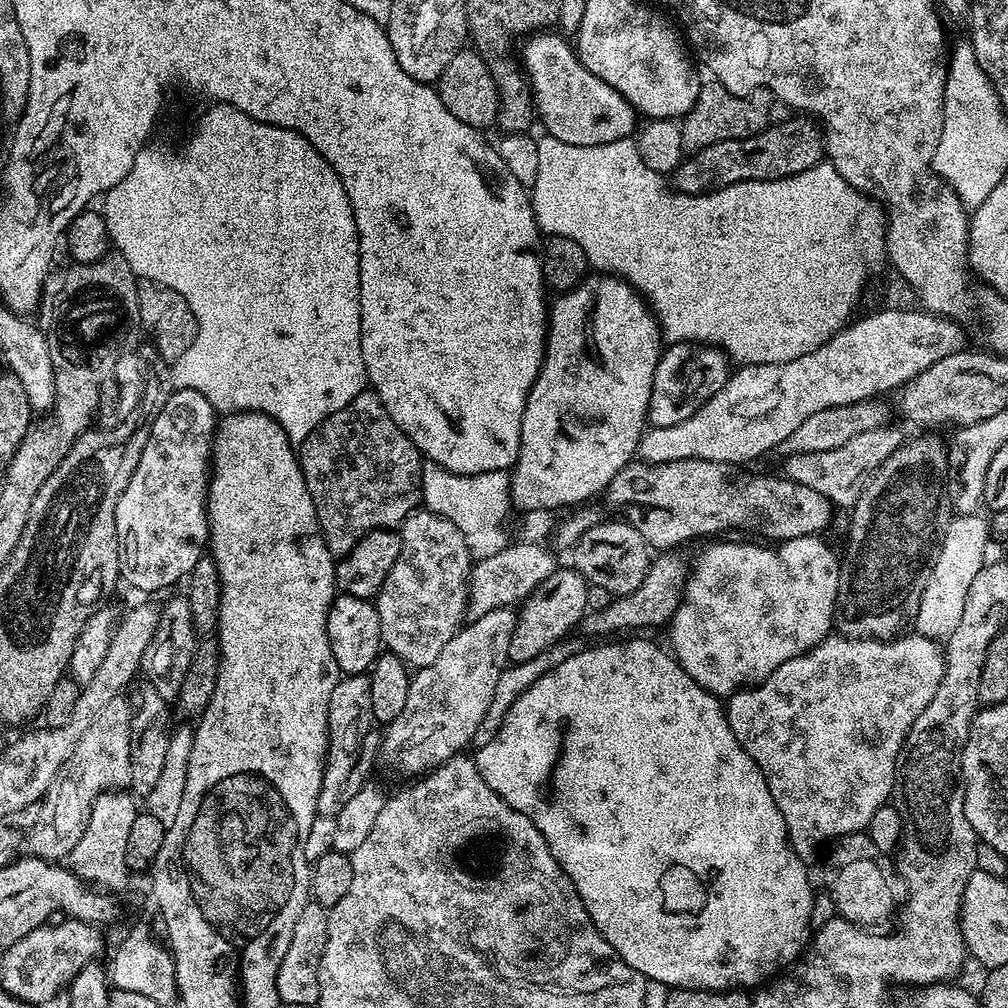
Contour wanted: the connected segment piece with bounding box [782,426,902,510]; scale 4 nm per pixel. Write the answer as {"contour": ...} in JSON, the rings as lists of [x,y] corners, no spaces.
{"contour":[[[885,426],[865,433],[857,433],[848,442],[832,450],[822,450],[821,453],[791,453],[782,468],[783,475],[789,480],[796,480],[802,486],[810,486],[810,490],[818,490],[837,509],[851,510],[858,502],[864,485],[869,476],[880,467],[894,450],[900,447],[902,435],[893,426]]]}

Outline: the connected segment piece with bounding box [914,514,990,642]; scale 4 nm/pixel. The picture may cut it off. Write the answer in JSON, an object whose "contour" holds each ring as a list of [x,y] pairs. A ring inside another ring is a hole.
{"contour":[[[956,514],[949,519],[937,558],[940,564],[948,564],[948,568],[944,568],[944,584],[940,584],[940,580],[930,574],[914,621],[915,631],[919,635],[940,642],[944,640],[940,632],[947,638],[956,631],[964,613],[970,582],[974,582],[974,574],[978,574],[978,570],[985,566],[984,551],[988,544],[990,545],[989,521],[985,518],[983,520],[980,514]],[[936,624],[944,624],[944,628],[936,628]]]}

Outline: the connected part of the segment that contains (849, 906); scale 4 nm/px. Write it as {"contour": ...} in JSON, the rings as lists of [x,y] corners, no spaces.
{"contour":[[[853,832],[852,860],[848,860],[836,872],[832,880],[832,900],[841,917],[851,924],[861,926],[876,926],[888,915],[895,913],[901,907],[906,896],[904,879],[891,859],[874,846],[874,842],[864,832]]]}

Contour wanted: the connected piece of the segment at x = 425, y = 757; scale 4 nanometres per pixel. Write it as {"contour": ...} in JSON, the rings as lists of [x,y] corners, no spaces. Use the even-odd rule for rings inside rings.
{"contour":[[[506,607],[490,610],[477,620],[470,620],[454,634],[454,638],[450,638],[450,642],[446,642],[446,646],[442,646],[442,654],[438,654],[438,658],[434,658],[430,666],[415,669],[411,673],[410,695],[406,698],[406,707],[402,714],[398,714],[398,718],[394,718],[394,722],[383,729],[384,741],[380,748],[390,767],[397,768],[400,772],[427,774],[465,751],[464,747],[475,738],[480,723],[488,716],[488,707],[496,696],[496,687],[500,684],[504,667],[509,667],[508,651],[510,638],[516,629],[516,617],[517,613],[511,607]]]}

